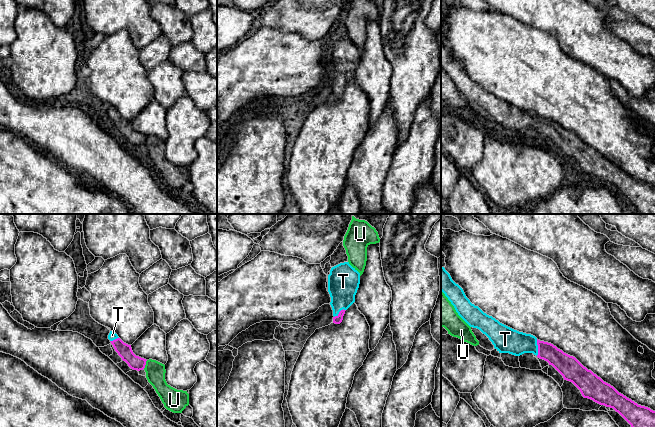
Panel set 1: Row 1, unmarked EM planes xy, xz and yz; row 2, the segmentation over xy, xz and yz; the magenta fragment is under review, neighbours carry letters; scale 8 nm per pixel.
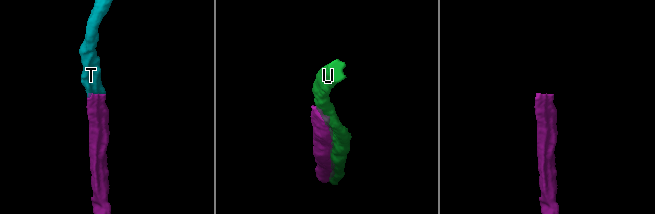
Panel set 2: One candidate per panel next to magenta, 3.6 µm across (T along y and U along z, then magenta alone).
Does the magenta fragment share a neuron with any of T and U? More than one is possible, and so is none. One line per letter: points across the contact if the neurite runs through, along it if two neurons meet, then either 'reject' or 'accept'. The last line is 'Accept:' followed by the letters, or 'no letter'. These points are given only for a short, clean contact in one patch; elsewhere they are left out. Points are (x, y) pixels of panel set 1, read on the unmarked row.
T: way yz (563, 139), (538, 123), (508, 116); accept
U: reject
Accept: T

